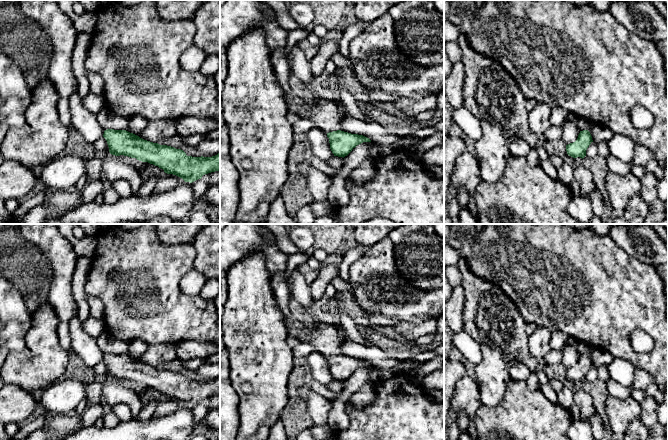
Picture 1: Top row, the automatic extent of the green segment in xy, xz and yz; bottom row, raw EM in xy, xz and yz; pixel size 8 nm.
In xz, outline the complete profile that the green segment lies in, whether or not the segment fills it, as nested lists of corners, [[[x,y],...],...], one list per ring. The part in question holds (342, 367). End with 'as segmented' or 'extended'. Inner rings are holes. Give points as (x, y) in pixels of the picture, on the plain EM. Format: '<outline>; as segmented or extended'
[[[286,320],[288,336],[298,339],[301,343],[311,345],[317,352],[327,358],[330,373],[334,380],[345,381],[357,369],[371,364],[363,359],[351,358],[339,353],[344,343],[338,334],[338,327],[321,322],[313,325],[311,322],[300,328],[289,326]]]; extended

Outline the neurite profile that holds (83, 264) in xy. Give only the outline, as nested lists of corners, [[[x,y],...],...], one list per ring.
[[[77,257],[74,274],[72,277],[72,293],[77,303],[78,313],[81,324],[84,323],[89,317],[89,305],[87,303],[87,294],[84,285],[86,283],[90,268],[92,265],[92,258]]]

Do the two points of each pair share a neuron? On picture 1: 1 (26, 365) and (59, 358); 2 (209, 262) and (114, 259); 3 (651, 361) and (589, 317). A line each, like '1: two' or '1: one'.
1: one
2: two
3: one

